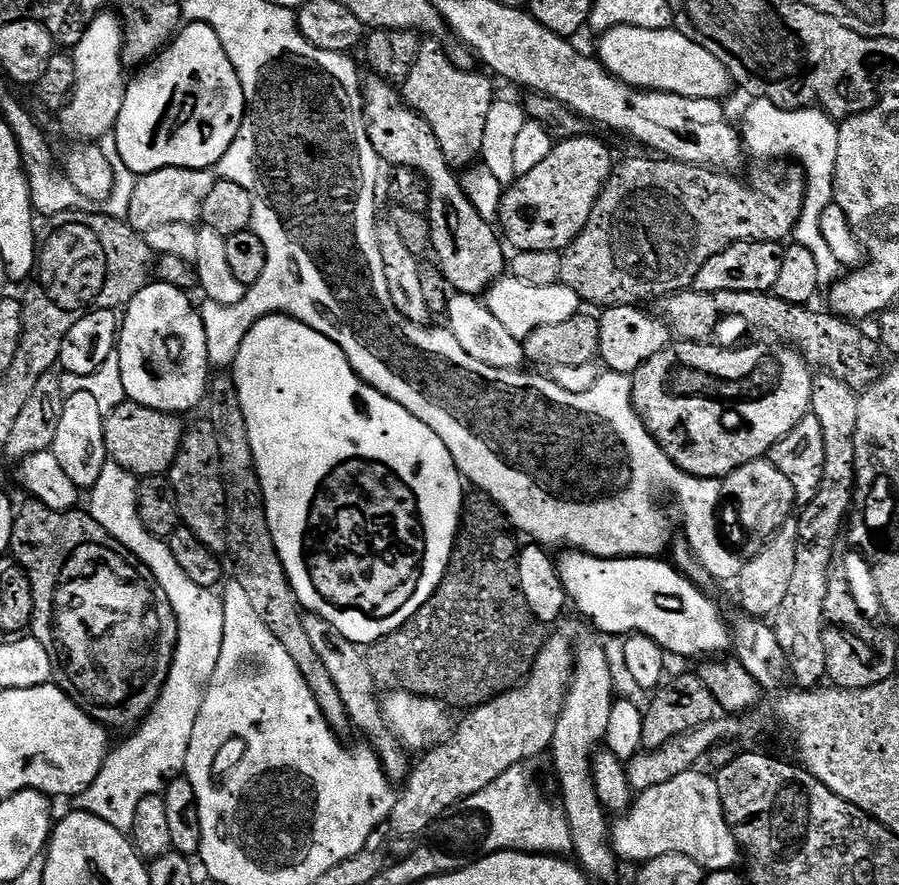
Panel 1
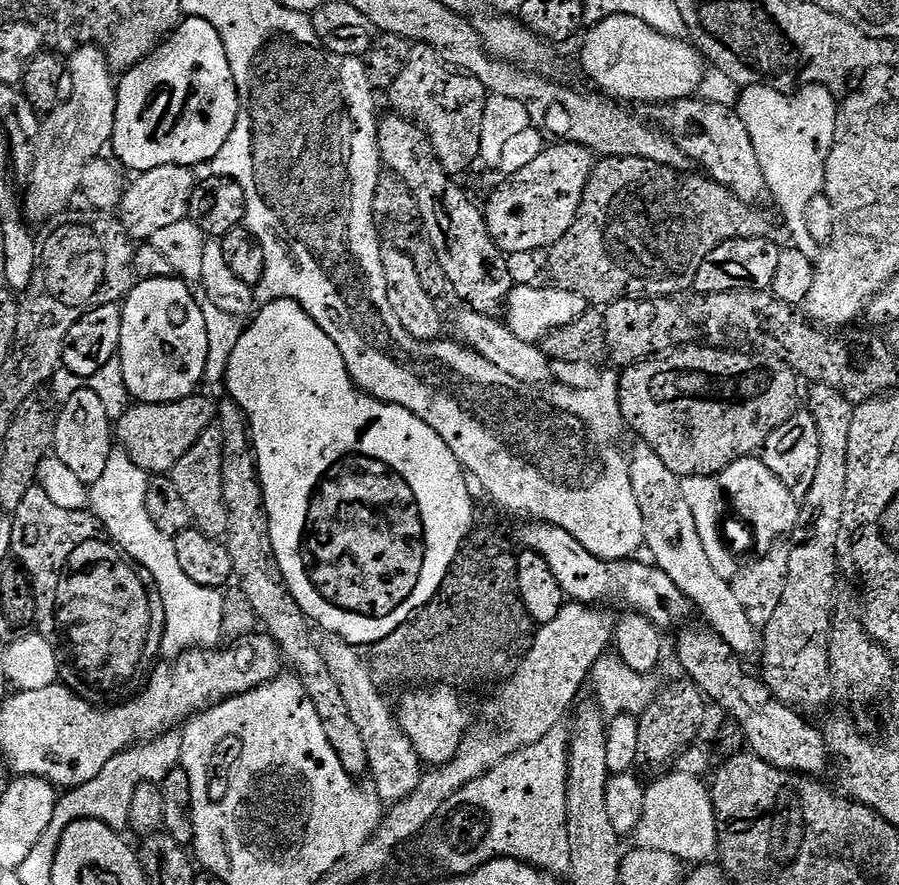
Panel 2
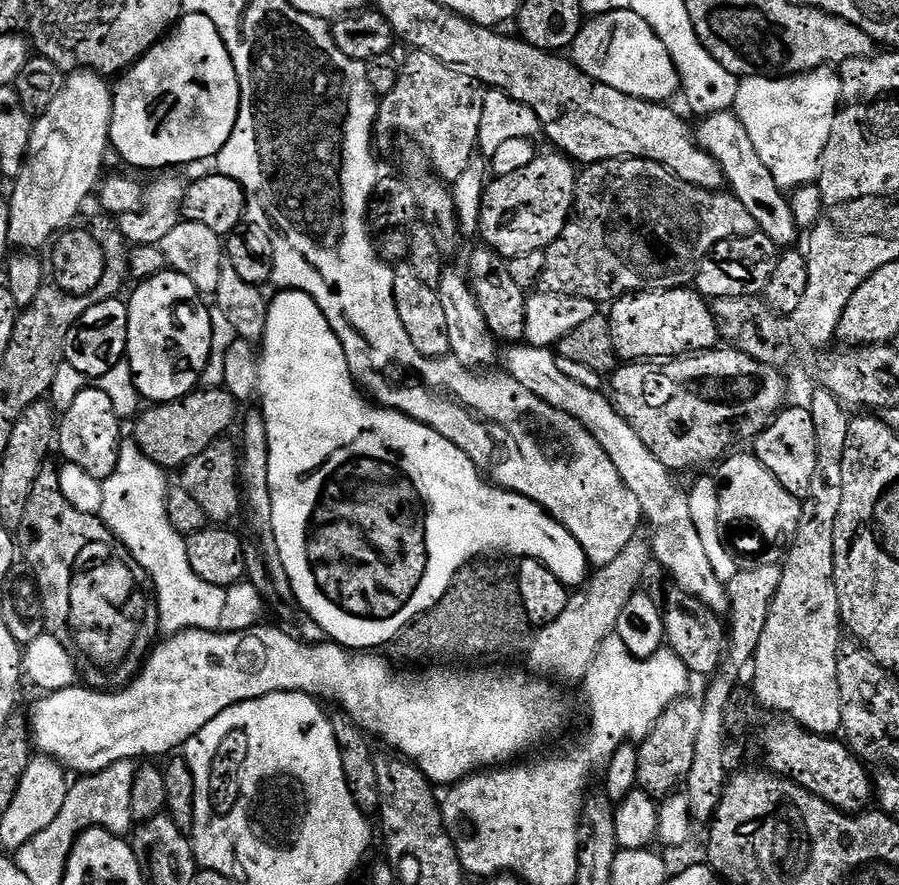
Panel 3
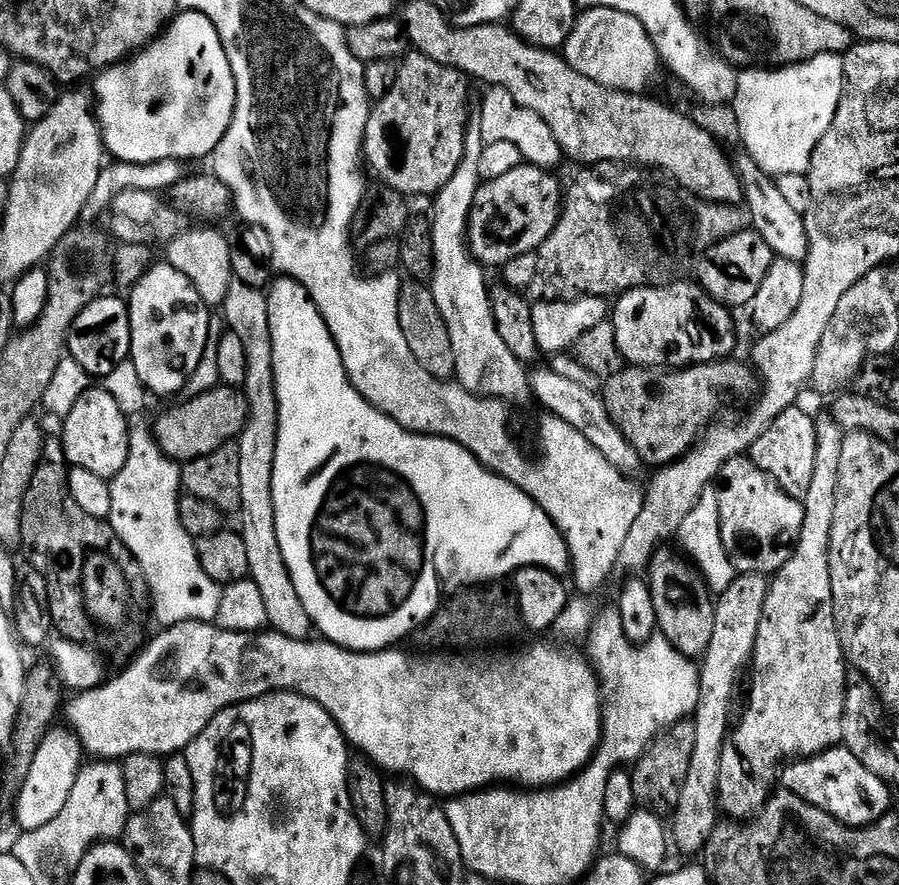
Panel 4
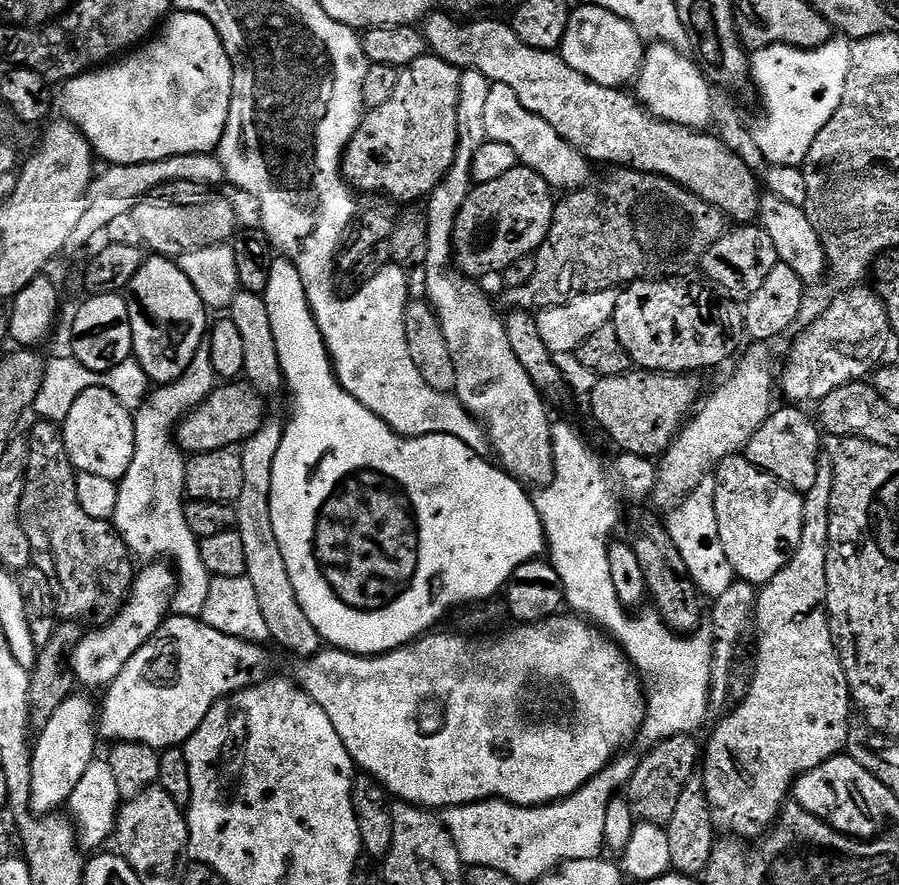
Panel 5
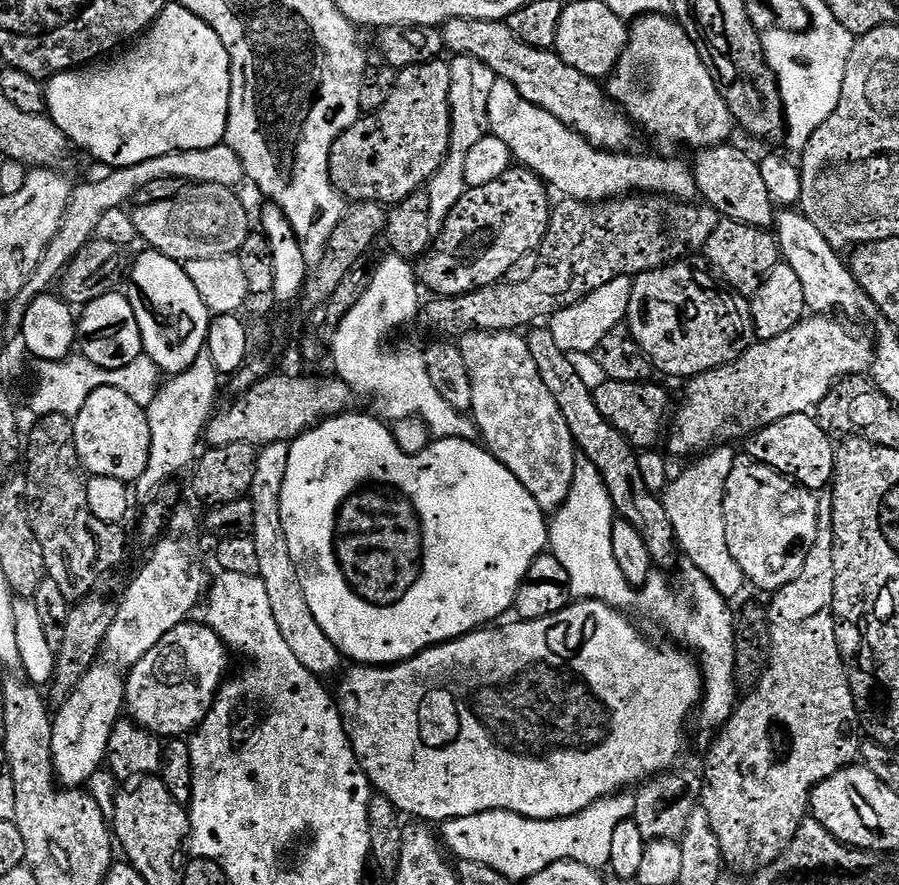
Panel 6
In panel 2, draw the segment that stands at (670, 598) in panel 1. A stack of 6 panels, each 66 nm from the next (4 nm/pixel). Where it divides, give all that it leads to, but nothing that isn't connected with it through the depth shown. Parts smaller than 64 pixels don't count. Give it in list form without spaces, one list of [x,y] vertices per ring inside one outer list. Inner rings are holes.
[[[532,526],[528,532],[527,547],[533,552],[542,554],[554,570],[554,578],[558,578],[558,586],[562,586],[565,597],[569,601],[577,604],[599,605],[600,600],[607,596],[617,596],[620,600],[628,603],[627,607],[633,612],[641,612],[643,616],[648,616],[650,622],[654,622],[657,628],[667,630],[675,624],[680,624],[688,615],[693,615],[692,603],[666,578],[666,574],[660,568],[651,563],[635,564],[637,561],[632,558],[609,561],[590,554],[578,538],[574,538],[566,530],[553,528],[551,526]]]

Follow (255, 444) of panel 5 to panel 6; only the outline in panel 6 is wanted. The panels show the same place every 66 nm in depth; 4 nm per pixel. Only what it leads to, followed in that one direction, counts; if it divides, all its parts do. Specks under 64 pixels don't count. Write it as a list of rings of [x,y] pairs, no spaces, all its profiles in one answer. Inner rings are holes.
[[[265,444],[259,449],[259,452],[260,457],[256,460],[256,469],[252,472],[252,493],[250,493],[252,502],[250,539],[256,548],[256,570],[260,581],[266,586],[266,598],[270,600],[270,610],[274,614],[274,622],[278,626],[281,644],[288,649],[290,654],[294,654],[294,658],[307,672],[311,672],[317,678],[324,678],[327,672],[335,670],[336,663],[341,663],[342,657],[310,614],[308,603],[304,600],[304,591],[300,589],[298,569],[290,558],[284,534],[280,531],[280,477],[283,466],[288,460],[288,444]]]

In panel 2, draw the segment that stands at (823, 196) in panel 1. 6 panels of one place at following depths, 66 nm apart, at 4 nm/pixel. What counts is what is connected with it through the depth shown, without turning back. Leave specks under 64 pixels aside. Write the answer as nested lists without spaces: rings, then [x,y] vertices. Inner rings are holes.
[[[715,70],[704,73],[704,80],[700,84],[699,99],[736,108],[742,122],[746,122],[746,130],[750,133],[750,142],[754,142],[754,151],[758,153],[758,162],[762,162],[762,174],[766,174],[768,183],[768,195],[780,207],[784,220],[788,223],[788,232],[792,235],[791,247],[802,250],[806,258],[815,261],[822,251],[822,245],[810,234],[810,226],[806,226],[806,210],[814,198],[821,195],[824,190],[824,179],[826,178],[826,162],[830,158],[830,150],[834,146],[834,134],[836,133],[836,114],[838,111],[837,97],[823,86],[801,88],[795,94],[785,94],[768,88],[764,84],[749,84],[741,91],[733,80],[726,78],[726,74]]]

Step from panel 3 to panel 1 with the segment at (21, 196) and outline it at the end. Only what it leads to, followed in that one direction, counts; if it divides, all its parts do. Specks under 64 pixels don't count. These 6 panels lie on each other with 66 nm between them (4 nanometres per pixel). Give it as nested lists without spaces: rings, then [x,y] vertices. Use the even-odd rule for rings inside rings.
[[[102,12],[90,22],[86,34],[71,49],[76,67],[76,86],[72,100],[58,113],[60,128],[72,142],[100,142],[115,129],[126,87],[124,26],[119,15]]]

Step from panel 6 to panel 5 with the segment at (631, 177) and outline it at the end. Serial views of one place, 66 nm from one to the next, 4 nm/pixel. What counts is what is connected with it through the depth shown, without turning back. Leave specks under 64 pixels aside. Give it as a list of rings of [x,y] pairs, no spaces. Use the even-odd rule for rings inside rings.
[[[493,84],[490,94],[486,97],[484,121],[488,140],[510,146],[510,150],[514,150],[517,161],[523,167],[537,172],[547,184],[552,185],[553,189],[575,190],[589,183],[589,160],[574,146],[567,144],[558,134],[558,130],[554,130],[554,126],[530,114],[530,110],[526,110],[526,106],[518,102],[518,94],[514,94],[510,86]]]

